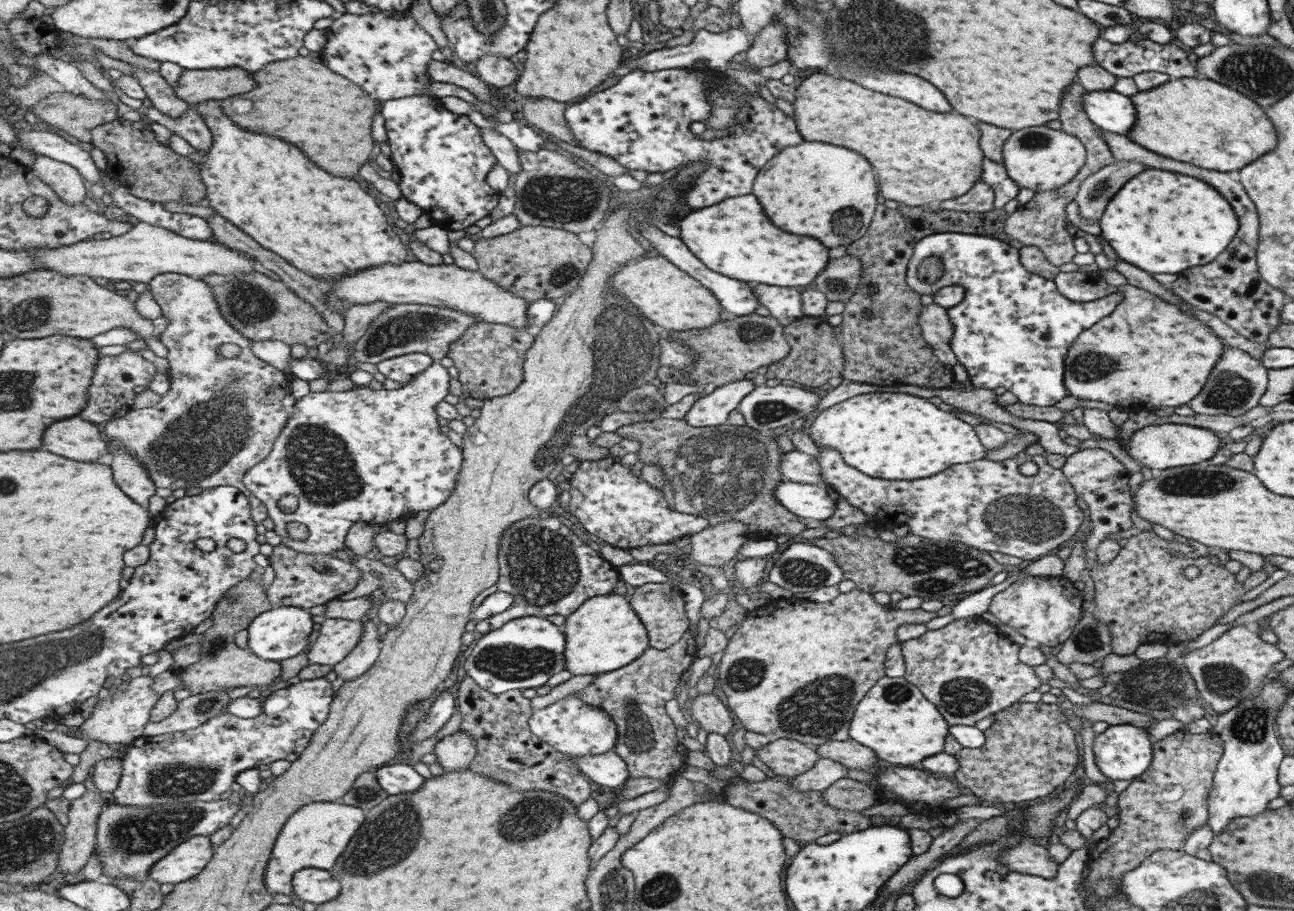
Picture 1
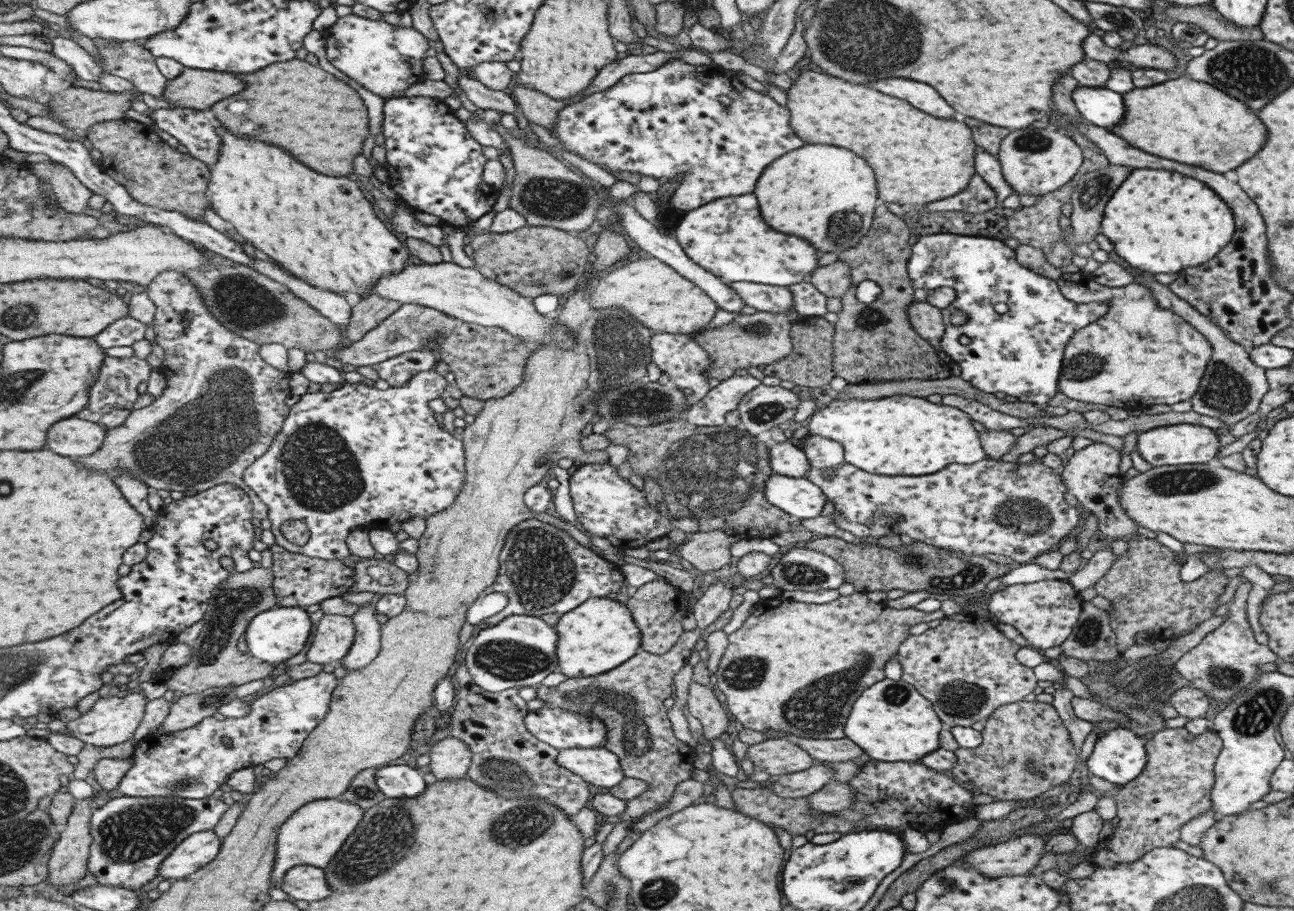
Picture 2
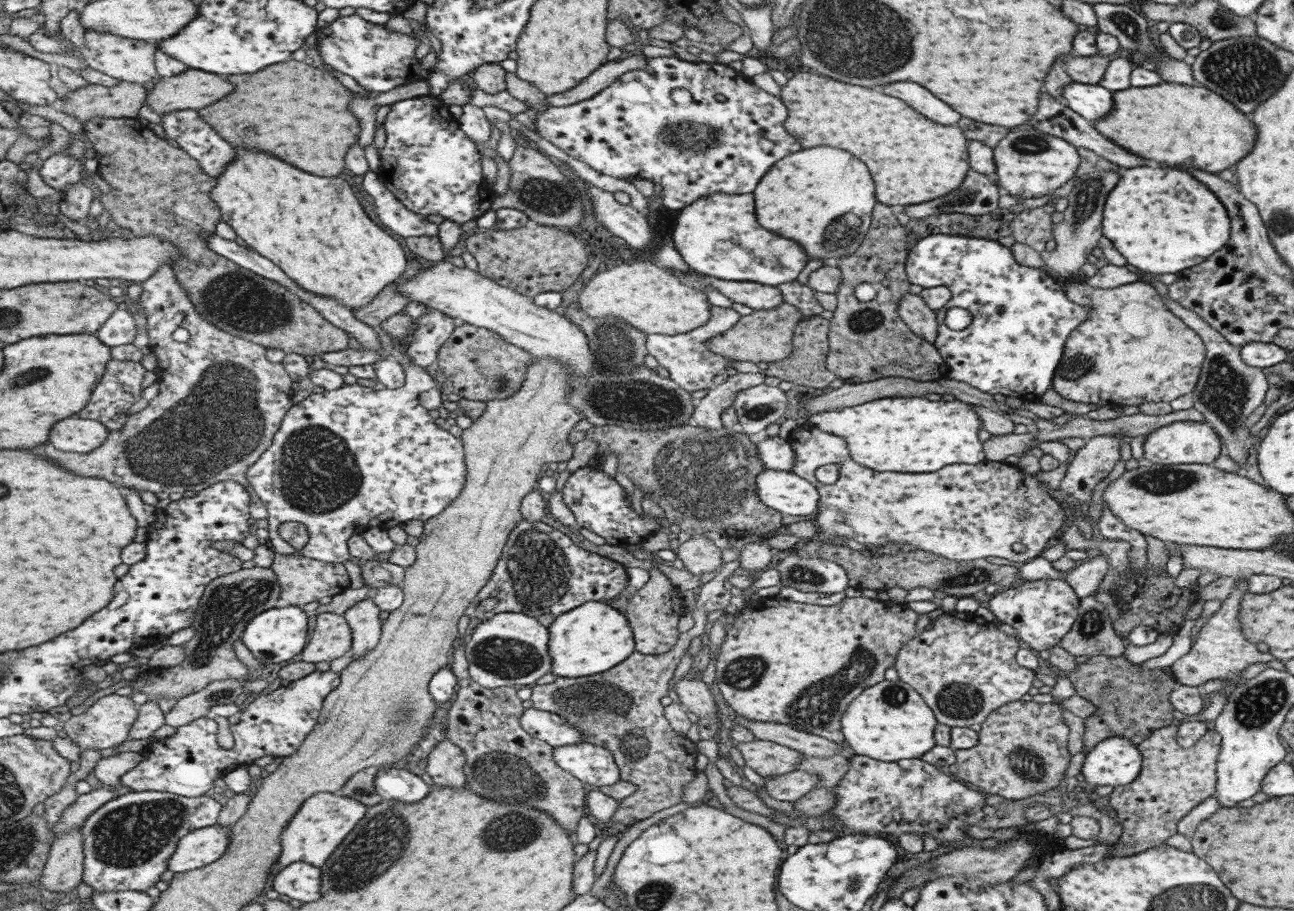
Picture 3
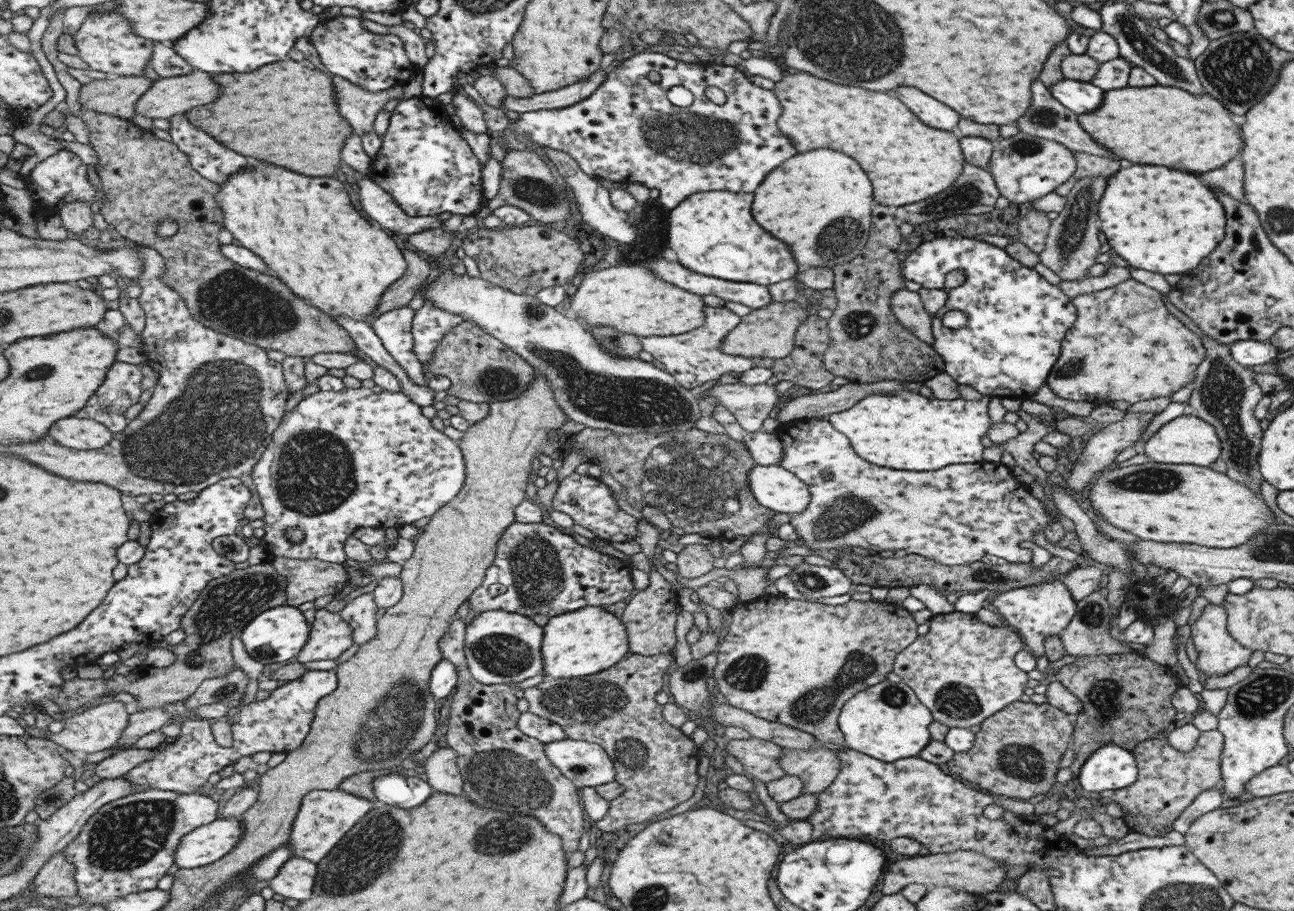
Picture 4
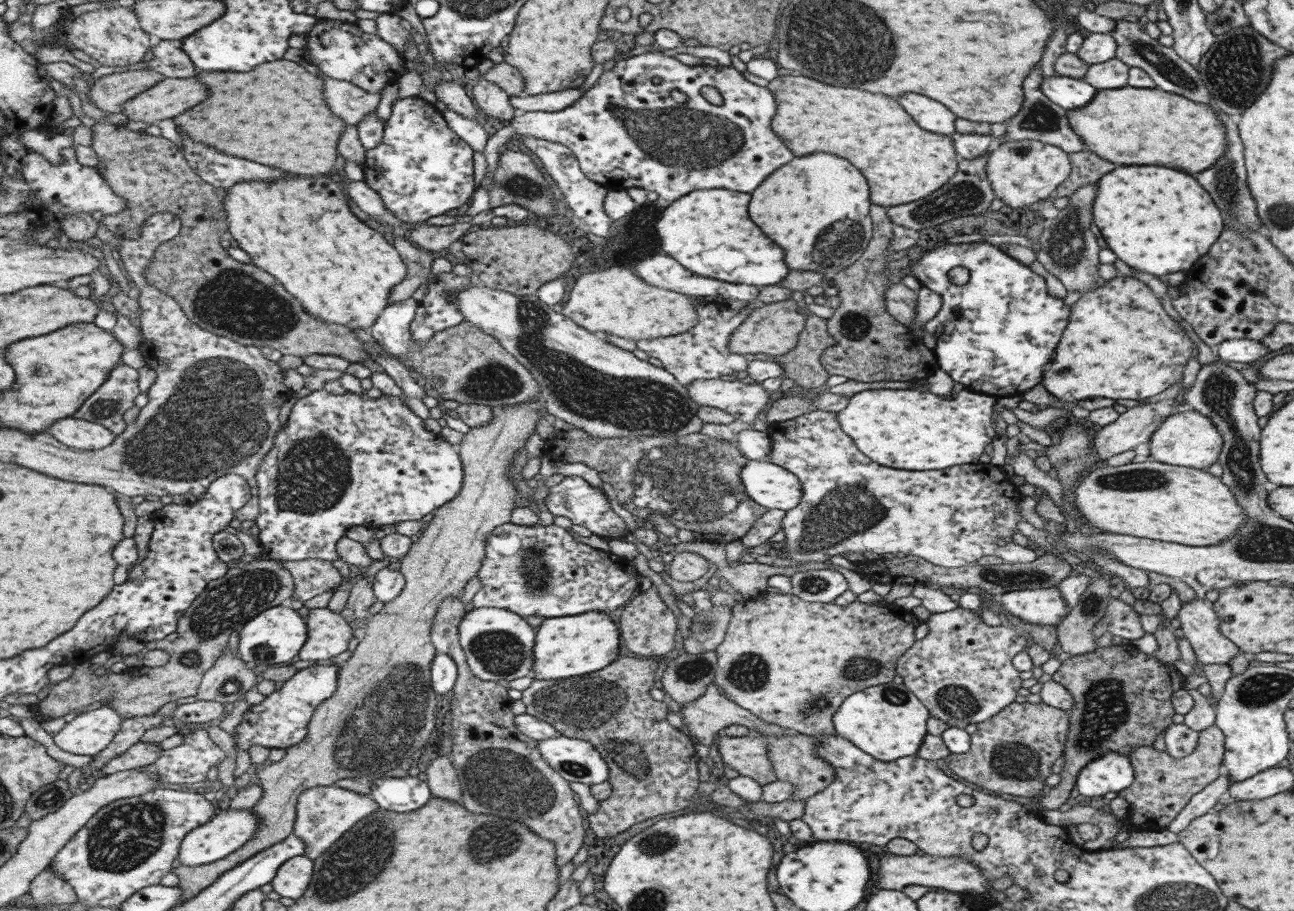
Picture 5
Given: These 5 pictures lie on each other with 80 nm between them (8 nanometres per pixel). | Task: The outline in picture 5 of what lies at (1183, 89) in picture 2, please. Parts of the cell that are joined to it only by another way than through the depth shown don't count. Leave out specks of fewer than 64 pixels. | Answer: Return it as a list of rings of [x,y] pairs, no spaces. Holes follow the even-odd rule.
[[[1156,87],[1123,88],[1096,90],[1093,98],[1082,107],[1068,110],[1066,114],[1068,127],[1081,139],[1087,151],[1097,154],[1099,158],[1113,164],[1155,164],[1165,168],[1175,168],[1181,172],[1201,172],[1209,168],[1224,153],[1226,140],[1224,126],[1216,118],[1214,109],[1209,104],[1201,104],[1187,97],[1163,92]]]

